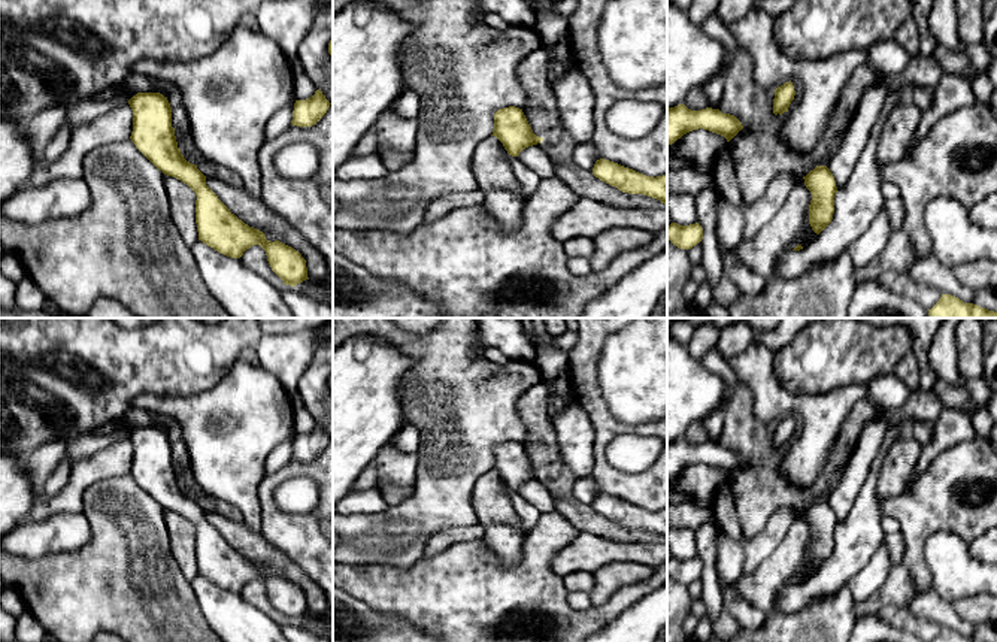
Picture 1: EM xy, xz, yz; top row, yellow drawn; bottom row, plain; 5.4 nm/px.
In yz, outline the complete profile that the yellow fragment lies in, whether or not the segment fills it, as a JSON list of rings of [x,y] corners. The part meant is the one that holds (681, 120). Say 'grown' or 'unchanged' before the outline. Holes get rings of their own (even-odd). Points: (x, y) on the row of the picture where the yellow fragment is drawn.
unchanged | [[[684,103],[667,109],[667,146],[698,128],[721,134],[730,142],[743,125],[734,115],[719,109],[691,110]]]

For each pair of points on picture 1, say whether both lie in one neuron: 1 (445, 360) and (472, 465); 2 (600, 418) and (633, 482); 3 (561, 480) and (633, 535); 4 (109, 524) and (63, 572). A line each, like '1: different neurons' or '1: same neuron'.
1: same neuron
2: same neuron
3: same neuron
4: same neuron

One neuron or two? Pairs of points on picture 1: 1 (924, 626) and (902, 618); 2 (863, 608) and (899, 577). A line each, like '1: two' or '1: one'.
1: one
2: one

